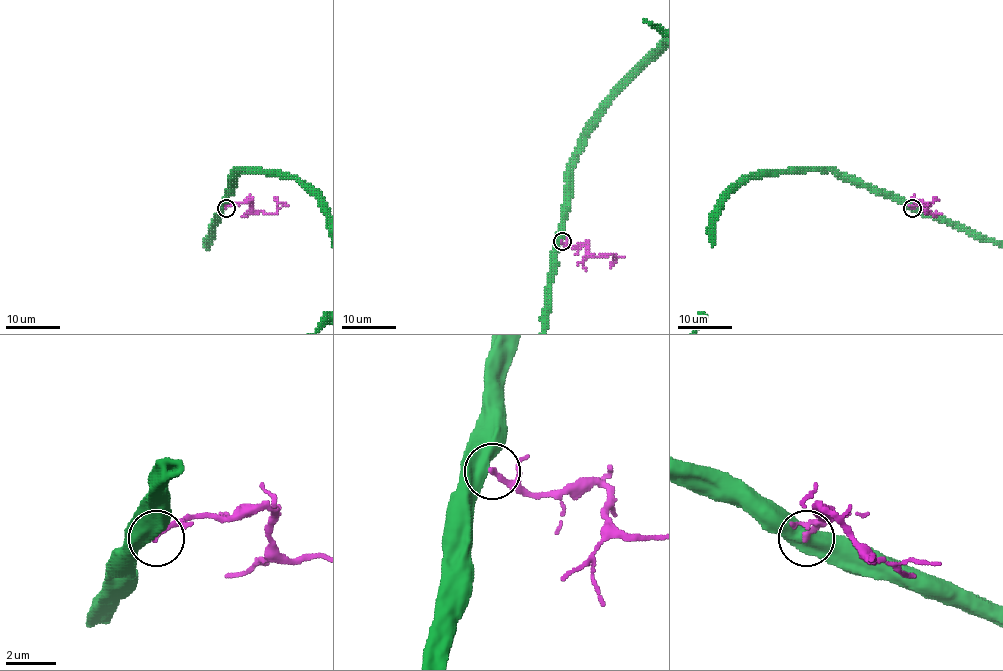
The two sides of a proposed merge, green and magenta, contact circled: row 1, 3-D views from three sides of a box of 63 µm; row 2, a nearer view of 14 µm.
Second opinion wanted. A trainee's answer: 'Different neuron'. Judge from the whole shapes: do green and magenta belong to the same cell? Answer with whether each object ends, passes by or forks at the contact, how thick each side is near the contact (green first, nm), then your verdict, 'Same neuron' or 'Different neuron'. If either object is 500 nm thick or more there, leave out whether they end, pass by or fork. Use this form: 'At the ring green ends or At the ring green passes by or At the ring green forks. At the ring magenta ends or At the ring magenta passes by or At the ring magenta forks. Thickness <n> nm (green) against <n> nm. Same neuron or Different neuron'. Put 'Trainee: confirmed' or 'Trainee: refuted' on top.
Trainee: confirmed
Thickness 550 nm (green) against 200 nm. Different neuron

